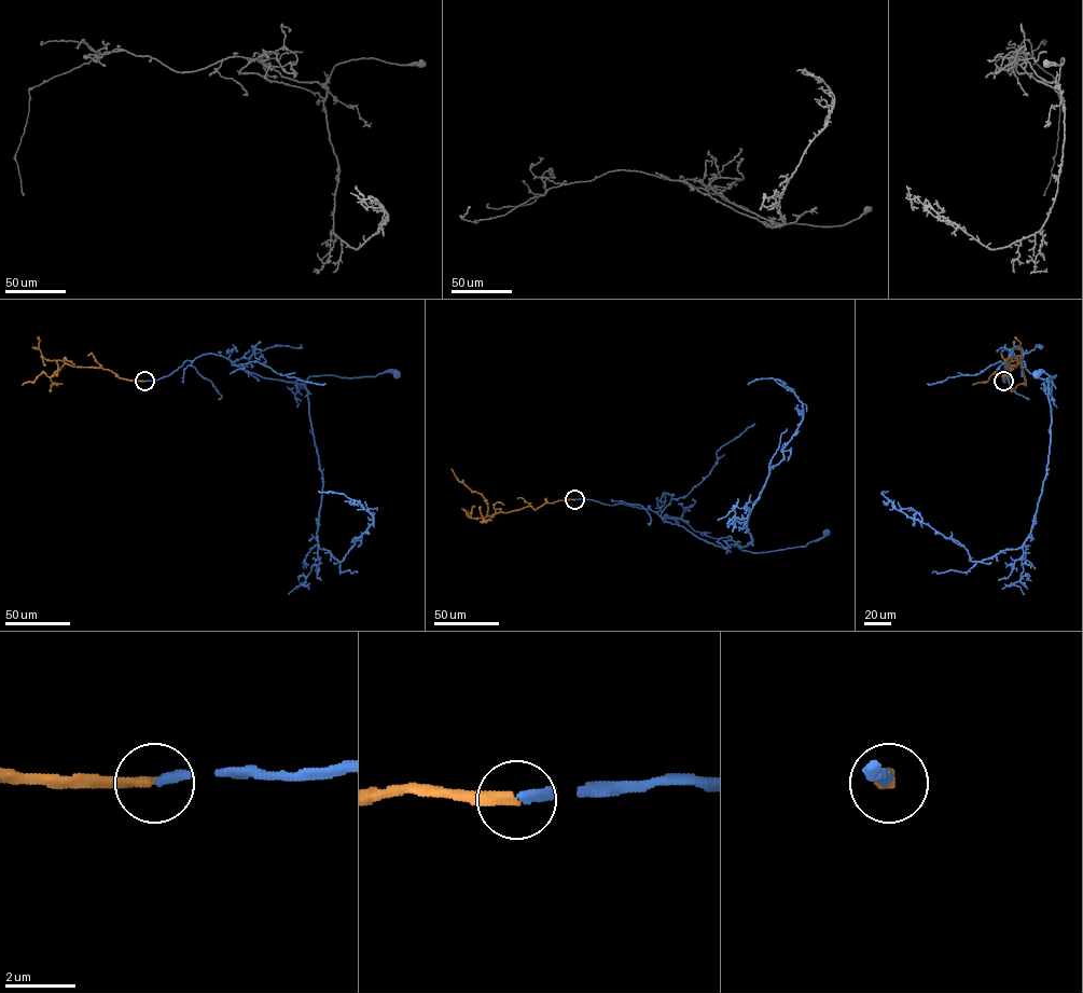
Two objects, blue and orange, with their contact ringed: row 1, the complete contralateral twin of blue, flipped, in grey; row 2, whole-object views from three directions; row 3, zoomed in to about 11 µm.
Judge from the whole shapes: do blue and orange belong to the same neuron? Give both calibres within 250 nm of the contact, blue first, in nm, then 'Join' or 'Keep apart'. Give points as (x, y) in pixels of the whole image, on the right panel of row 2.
Thickness 280 nm (blue) against 280 nm. Join

